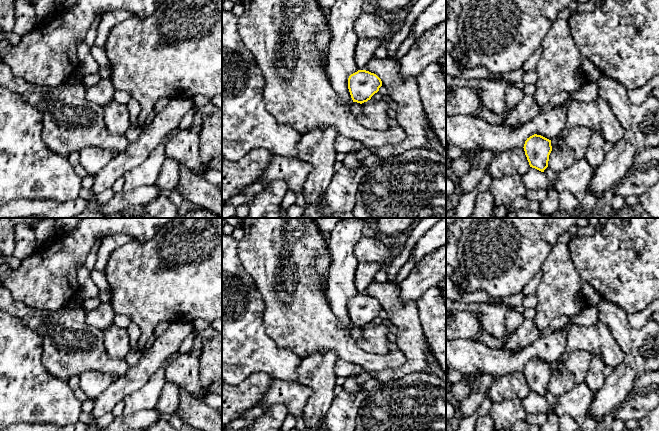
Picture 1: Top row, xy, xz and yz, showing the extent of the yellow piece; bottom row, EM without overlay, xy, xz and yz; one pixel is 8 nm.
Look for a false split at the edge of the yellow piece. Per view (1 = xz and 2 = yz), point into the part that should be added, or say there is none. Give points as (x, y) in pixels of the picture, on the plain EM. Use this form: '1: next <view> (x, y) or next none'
1: next none
2: next none

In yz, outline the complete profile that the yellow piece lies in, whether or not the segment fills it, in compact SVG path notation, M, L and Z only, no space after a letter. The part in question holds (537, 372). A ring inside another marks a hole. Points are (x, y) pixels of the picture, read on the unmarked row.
M534 358L527 362L523 372L530 391L544 396L548 391L549 379L552 375L551 364Z

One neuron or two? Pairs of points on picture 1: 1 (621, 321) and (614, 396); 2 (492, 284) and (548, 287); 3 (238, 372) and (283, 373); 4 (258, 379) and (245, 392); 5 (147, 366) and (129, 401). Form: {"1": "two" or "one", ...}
{"1": "one", "2": "two", "3": "one", "4": "one", "5": "two"}

